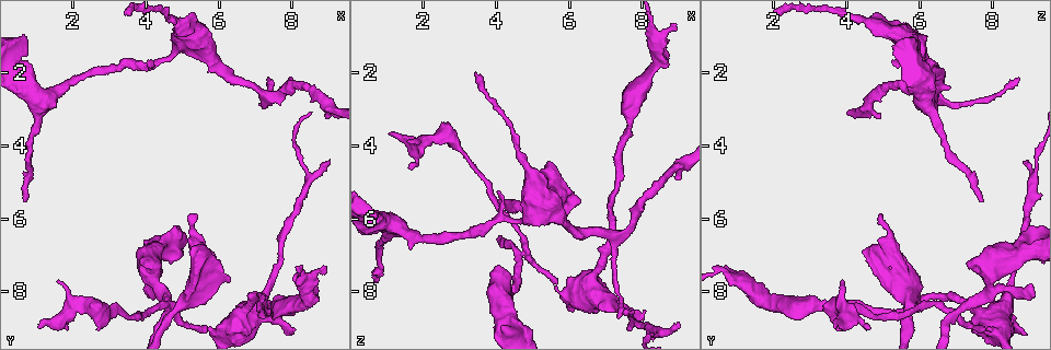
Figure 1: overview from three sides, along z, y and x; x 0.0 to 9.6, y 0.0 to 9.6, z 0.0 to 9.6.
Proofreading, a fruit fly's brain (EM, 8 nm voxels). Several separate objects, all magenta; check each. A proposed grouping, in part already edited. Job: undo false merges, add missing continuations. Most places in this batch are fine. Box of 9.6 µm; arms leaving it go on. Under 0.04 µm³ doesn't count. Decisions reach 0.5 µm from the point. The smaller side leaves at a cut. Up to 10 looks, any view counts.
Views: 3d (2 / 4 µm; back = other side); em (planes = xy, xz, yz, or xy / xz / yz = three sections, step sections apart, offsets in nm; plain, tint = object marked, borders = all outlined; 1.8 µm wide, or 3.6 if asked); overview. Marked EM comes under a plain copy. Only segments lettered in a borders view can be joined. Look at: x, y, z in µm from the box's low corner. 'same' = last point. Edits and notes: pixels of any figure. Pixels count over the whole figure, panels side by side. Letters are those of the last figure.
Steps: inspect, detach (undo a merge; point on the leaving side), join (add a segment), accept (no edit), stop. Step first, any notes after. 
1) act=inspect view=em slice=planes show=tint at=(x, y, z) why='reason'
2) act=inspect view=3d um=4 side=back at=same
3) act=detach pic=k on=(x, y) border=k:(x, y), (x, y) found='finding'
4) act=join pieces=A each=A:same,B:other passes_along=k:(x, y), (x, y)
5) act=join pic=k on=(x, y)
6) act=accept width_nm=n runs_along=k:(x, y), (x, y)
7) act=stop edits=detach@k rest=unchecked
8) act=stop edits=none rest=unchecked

act=inspect view=em slice=planes show=tint at=(6.30, 7.65, 5.50)

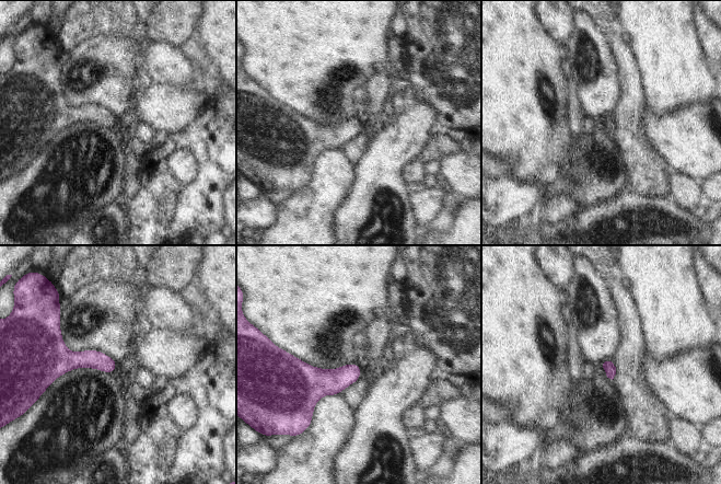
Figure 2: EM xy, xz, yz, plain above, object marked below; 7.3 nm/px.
act=inspect view=em slice=planes show=borders at=same why='what lies round it'

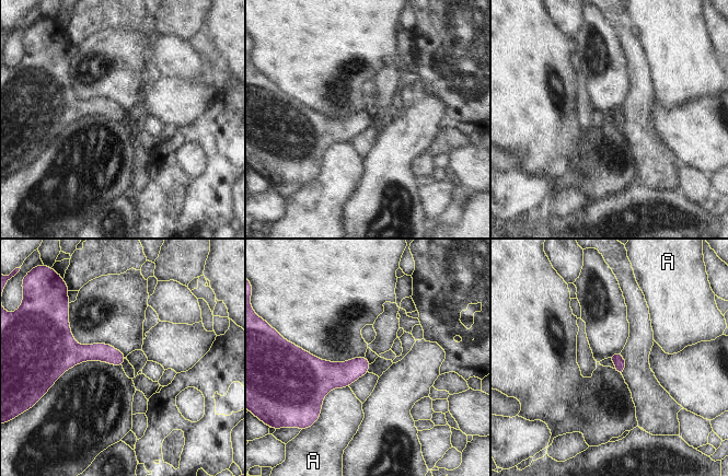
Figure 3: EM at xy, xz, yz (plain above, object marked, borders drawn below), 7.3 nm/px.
act=accept each=A:other border=3:(348, 385), (323, 398), (318, 418) found='no lettered segment goes on from it'

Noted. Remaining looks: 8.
act=inspect view=3d um=2 at=(5.40, 5.85, 5.00)

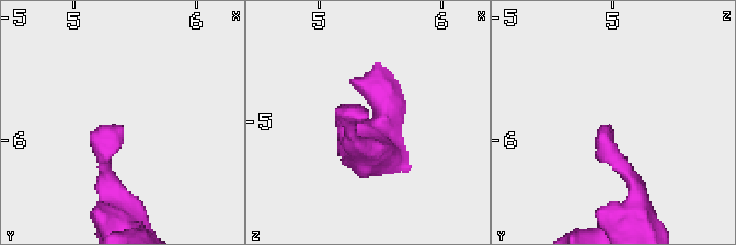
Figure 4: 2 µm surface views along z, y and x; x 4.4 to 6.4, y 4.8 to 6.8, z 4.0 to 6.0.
act=inspect view=em slice=yz step=16 show=borders at=(5.40, 5.86, 4.98)

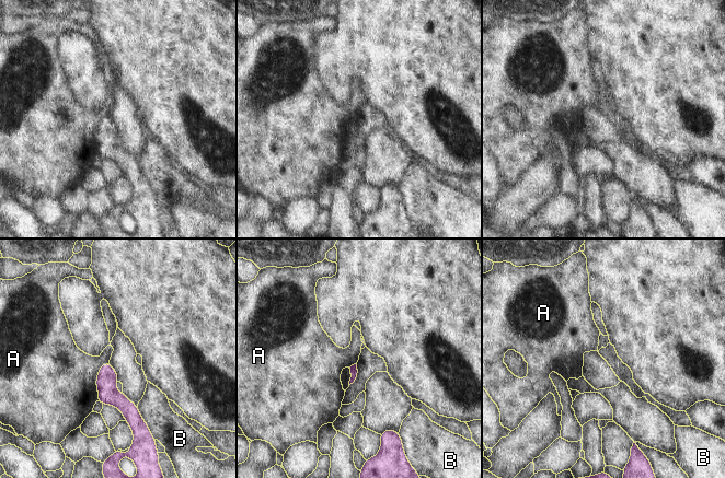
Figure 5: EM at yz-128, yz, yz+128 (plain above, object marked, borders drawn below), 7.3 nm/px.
act=accept each=A:other,B:other border=5:(108, 362), (99, 369), (96, 400) found='no lettered segment goes on from it'

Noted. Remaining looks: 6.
act=inspect view=em slice=planes show=borders at=(0.70, 5.60, 7.70) why='branch stops here'

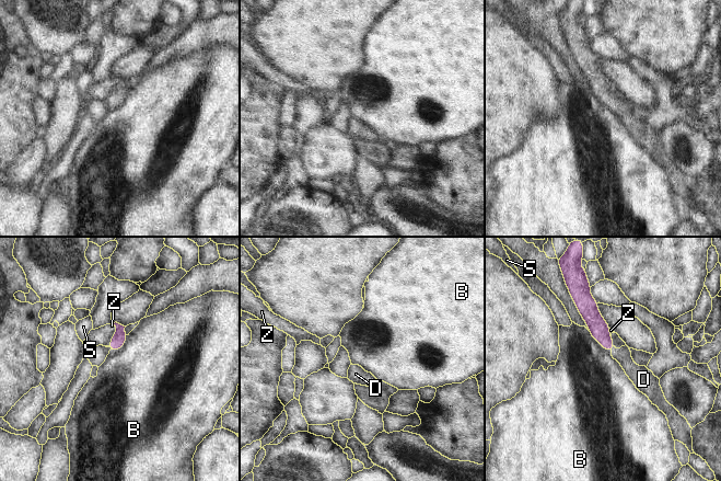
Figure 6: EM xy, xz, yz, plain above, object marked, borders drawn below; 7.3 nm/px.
act=join pic=6 on=(623, 355) each=B:other,D:same,S:other,Z:other passes_along=6:(599, 328), (613, 348), (623, 355) found='the neuron continues'

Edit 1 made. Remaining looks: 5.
act=inspect view=em slice=xz step=16 show=borders at=(4.85, 8.65, 6.90) why='abrupt turn'

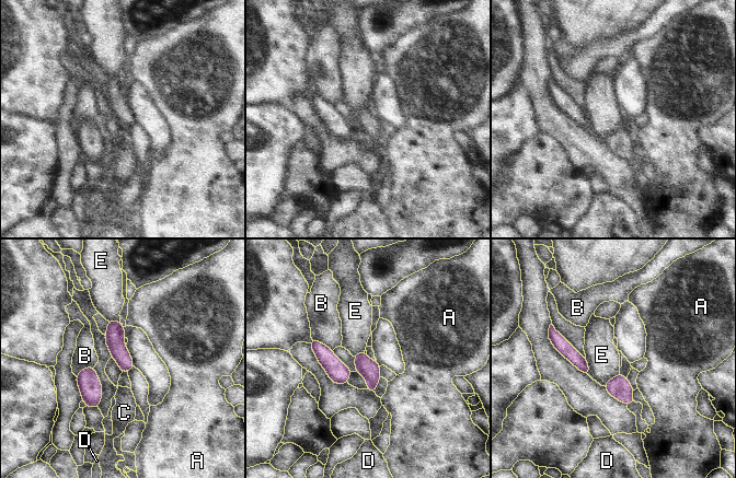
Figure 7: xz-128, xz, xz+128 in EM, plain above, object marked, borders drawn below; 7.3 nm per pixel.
act=accept width_nm=130 each=A:other,B:other,C:other,D:other,E:other found='all the same neuron'

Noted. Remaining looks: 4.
act=stop edits=join@6 rest=unchecked

